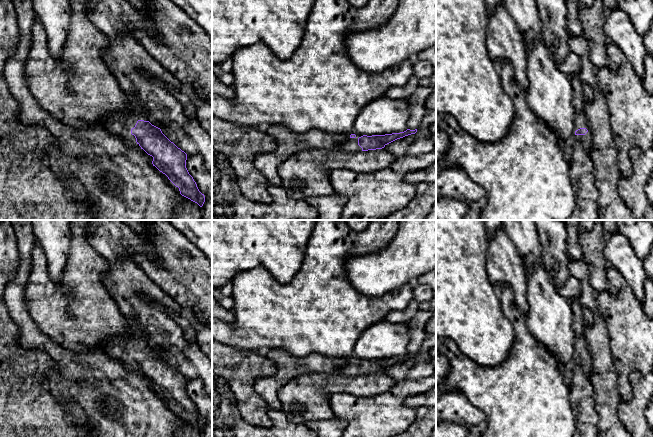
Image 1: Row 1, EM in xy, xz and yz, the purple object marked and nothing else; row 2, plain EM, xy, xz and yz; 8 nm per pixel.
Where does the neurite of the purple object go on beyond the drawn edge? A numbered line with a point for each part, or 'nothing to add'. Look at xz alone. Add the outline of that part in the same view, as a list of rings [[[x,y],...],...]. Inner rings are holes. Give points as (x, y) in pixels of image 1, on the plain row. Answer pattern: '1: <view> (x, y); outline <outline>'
1: xz (351, 368); outline [[[347,358],[347,363],[342,368],[337,368],[336,372],[346,376],[360,376],[362,372],[358,369],[358,362],[363,359],[356,359],[355,362],[350,361],[351,358]]]

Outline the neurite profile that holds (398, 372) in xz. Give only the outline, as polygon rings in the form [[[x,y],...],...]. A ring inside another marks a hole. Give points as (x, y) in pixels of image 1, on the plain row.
[[[436,335],[428,336],[424,340],[417,356],[397,363],[387,369],[384,373],[396,382],[405,379],[421,379],[434,375],[434,367],[427,352],[436,346]]]

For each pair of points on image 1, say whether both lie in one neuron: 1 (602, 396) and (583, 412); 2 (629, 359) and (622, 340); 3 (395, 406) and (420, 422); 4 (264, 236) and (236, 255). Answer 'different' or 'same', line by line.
1: different
2: same
3: different
4: same

